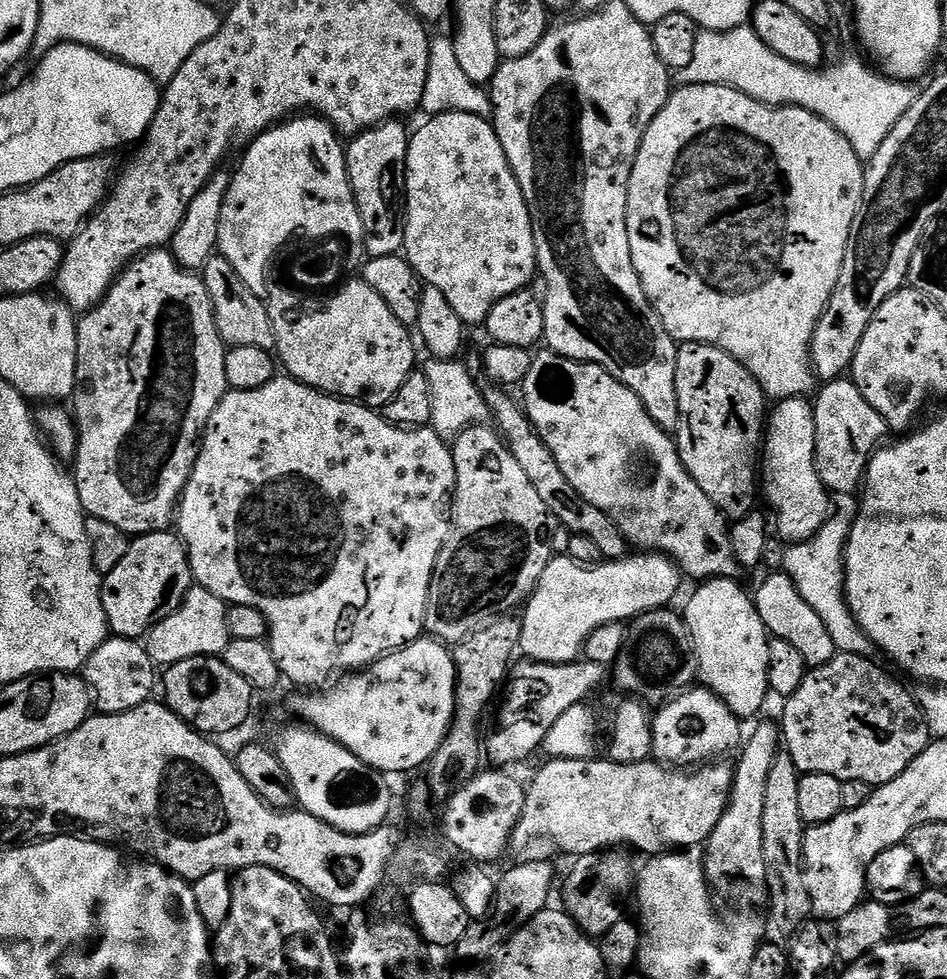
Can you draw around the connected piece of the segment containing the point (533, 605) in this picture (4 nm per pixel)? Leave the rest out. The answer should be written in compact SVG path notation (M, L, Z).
M648 550L643 554L629 554L622 560L610 560L585 566L575 564L567 555L560 554L548 563L538 586L522 608L522 634L519 651L529 661L546 664L574 664L581 659L584 644L592 632L608 623L632 622L640 615L651 614L655 608L671 605L680 588L682 573L673 560Z

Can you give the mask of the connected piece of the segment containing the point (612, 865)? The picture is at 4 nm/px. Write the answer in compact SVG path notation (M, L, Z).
M605 850L575 857L571 861L572 869L568 872L568 877L564 880L564 904L563 911L567 912L570 919L580 927L584 933L593 938L599 938L606 934L606 930L611 930L620 920L625 919L624 907L634 896L634 885L638 879L637 873L632 872L632 860L620 850Z

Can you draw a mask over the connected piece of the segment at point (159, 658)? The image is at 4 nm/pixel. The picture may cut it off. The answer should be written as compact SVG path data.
M194 586L188 591L178 610L174 610L174 614L162 618L162 622L158 622L148 631L146 647L150 658L158 666L167 666L186 658L223 657L230 639L226 626L228 610L229 605L218 598L218 594L210 594L210 590Z

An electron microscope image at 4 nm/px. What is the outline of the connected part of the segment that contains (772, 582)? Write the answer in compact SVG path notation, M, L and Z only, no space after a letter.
M783 570L773 571L766 576L768 577L754 591L754 599L769 637L790 642L790 646L794 646L798 654L802 654L809 668L826 666L826 662L836 656L837 649L825 623L819 618L817 611L798 594L794 582Z

